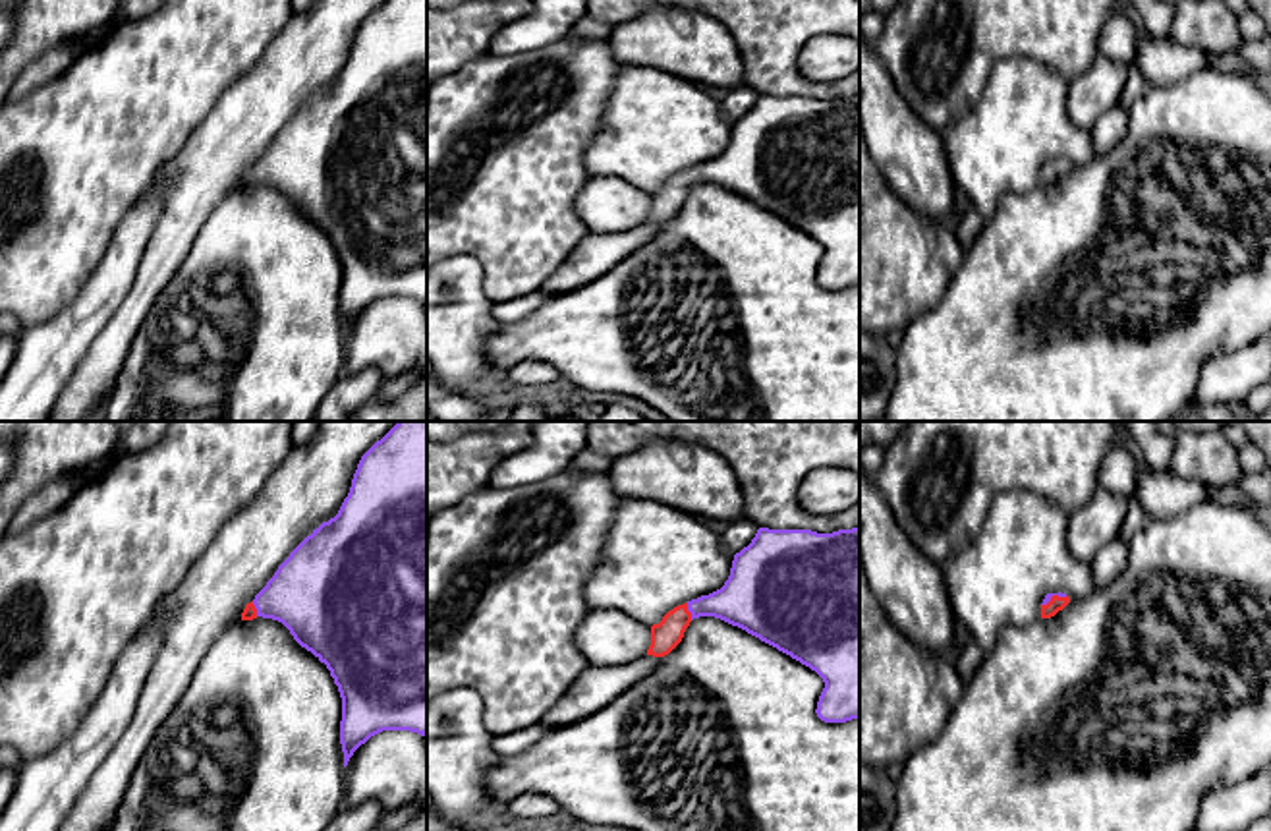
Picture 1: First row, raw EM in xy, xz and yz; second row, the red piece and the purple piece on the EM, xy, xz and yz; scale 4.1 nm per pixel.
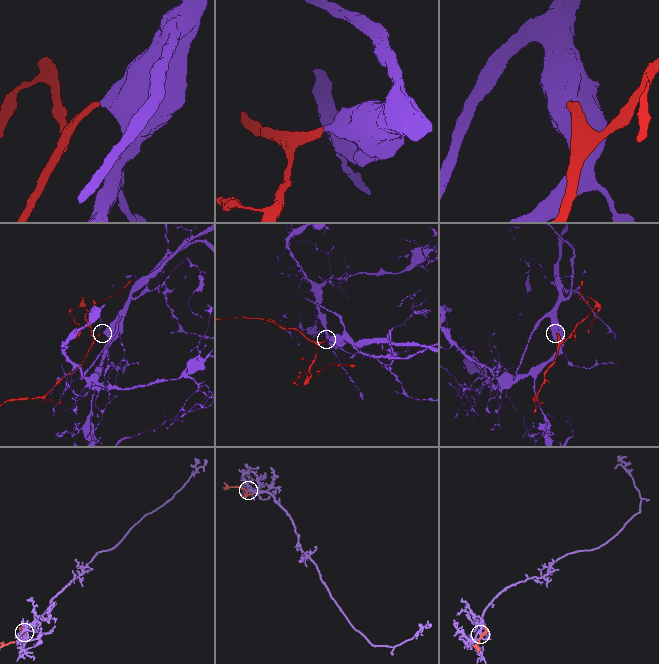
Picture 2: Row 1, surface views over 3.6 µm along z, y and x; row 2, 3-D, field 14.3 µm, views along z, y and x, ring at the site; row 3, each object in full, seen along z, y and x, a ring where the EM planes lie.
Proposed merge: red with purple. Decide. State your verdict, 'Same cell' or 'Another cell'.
Same cell

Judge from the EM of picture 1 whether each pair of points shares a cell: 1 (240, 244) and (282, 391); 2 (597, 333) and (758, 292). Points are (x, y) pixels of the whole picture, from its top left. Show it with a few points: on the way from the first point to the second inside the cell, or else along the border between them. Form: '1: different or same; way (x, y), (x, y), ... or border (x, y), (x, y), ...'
1: same; way (259, 281), (263, 354)
2: same; way (638, 298), (644, 298), (663, 279), (717, 275)

